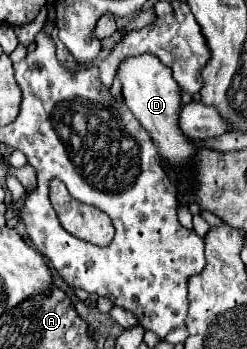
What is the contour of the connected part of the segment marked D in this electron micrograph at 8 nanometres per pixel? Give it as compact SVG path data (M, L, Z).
M154 54L130 56L118 64L116 78L124 88L124 102L136 120L148 130L154 142L158 142L158 150L164 162L182 170L194 160L194 146L186 140L186 136L178 128L178 110L180 110L180 86L172 78L168 66L164 66Z

